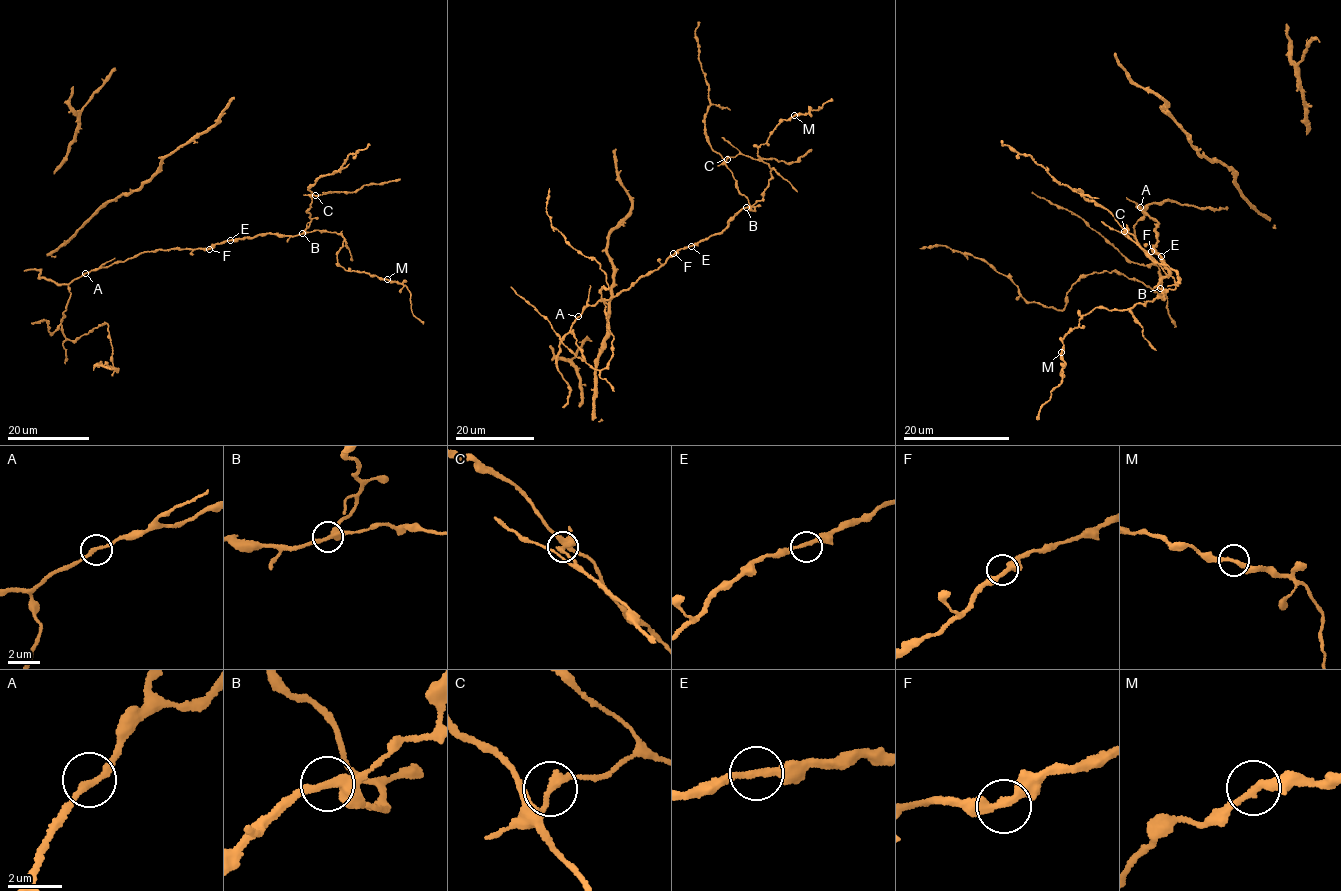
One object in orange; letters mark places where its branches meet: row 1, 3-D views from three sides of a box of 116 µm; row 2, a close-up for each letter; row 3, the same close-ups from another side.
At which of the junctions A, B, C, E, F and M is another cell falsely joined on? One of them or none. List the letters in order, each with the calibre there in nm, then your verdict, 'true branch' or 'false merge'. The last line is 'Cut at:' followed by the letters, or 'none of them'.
A: calibre 220 nm; true branch
B: calibre 320 nm; true branch
C: calibre 240 nm; false merge
E: calibre 240 nm; true branch
F: calibre 320 nm; true branch
M: calibre 280 nm; true branch
Cut at: C

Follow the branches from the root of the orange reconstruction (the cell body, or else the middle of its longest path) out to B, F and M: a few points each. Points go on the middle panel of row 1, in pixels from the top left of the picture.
B: (578, 317), (587, 306), (628, 290), (640, 277), (664, 265), (678, 249), (722, 233), (731, 219), (746, 207)
F: (578, 317), (587, 306), (628, 290), (640, 277), (664, 265), (673, 253)
M: (578, 317), (760, 201), (771, 173), (757, 147), (794, 115)

